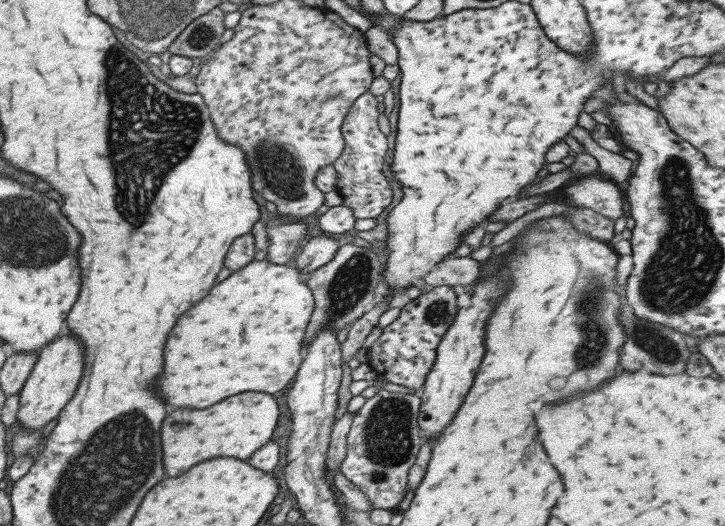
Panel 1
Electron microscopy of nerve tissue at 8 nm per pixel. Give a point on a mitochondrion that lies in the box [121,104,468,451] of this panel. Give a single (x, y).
(281, 173)

